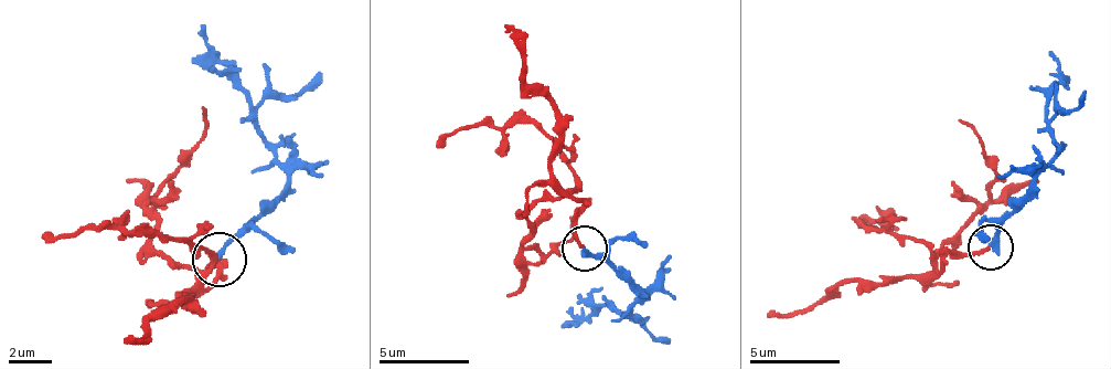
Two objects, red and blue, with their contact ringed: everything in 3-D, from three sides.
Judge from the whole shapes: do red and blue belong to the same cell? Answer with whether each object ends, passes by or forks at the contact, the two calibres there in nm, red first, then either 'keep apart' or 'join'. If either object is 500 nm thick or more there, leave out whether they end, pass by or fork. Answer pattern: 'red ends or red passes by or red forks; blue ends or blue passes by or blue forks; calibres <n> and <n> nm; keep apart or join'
red ends; blue ends; calibres 180 and 320 nm; join

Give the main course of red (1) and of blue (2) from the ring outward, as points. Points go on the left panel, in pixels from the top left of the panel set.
1: (217, 257), (206, 269), (217, 269), (169, 263), (152, 246), (147, 203), (206, 127), (201, 105)
2: (217, 257), (288, 181), (250, 94), (206, 40), (201, 23)

